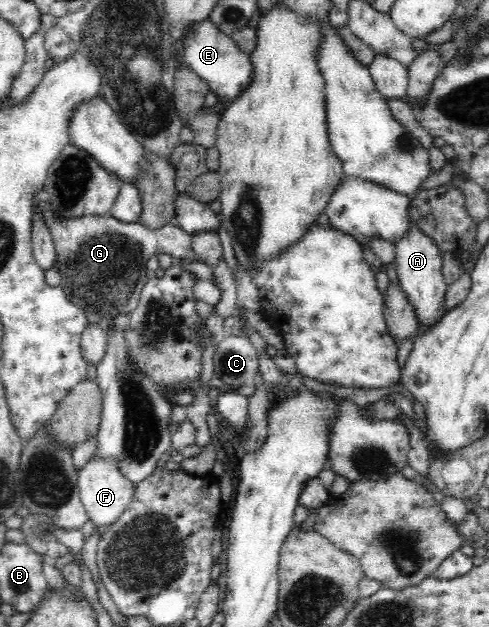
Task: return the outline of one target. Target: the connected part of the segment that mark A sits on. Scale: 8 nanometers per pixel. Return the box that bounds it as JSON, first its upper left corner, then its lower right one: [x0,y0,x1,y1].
[394,223,448,333]

